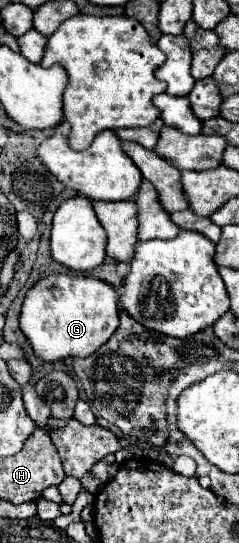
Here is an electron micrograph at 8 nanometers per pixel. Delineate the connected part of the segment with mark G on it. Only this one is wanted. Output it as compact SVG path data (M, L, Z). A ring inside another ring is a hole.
M50 273L28 293L20 313L20 329L44 361L88 357L104 345L118 327L118 295L112 285L84 275Z

